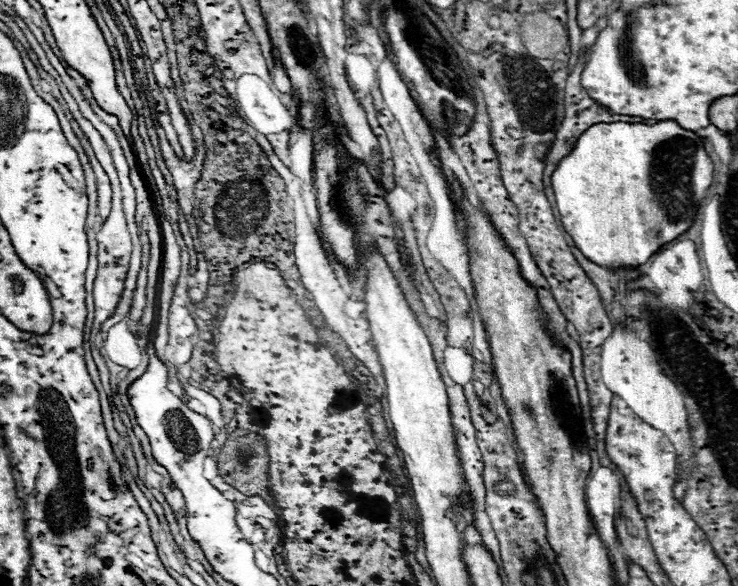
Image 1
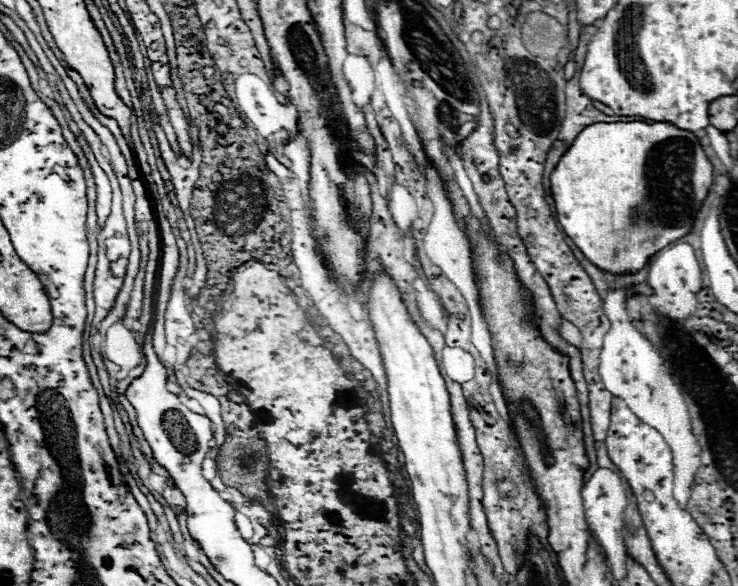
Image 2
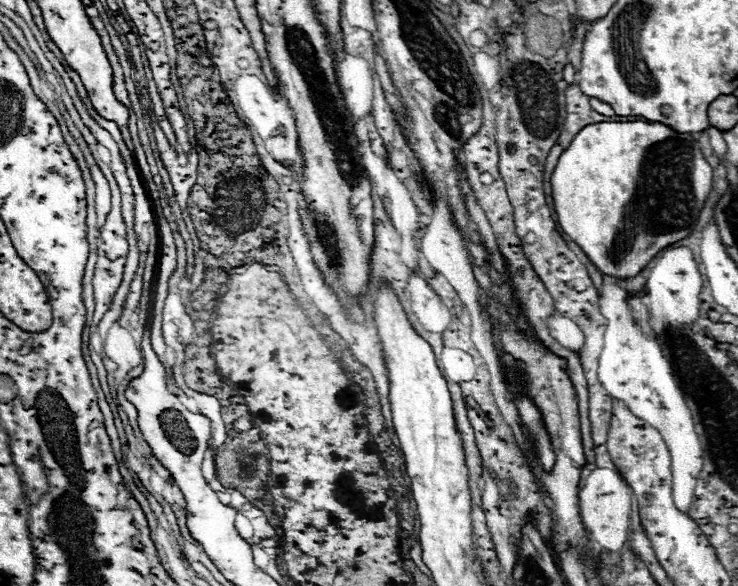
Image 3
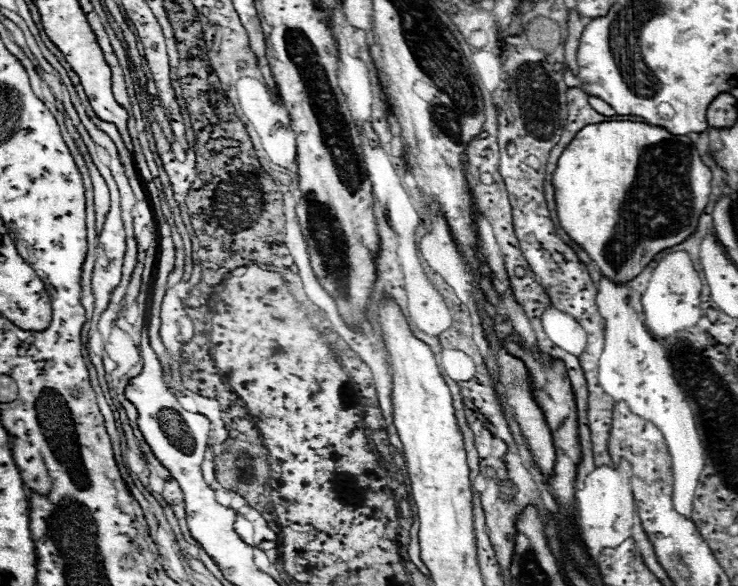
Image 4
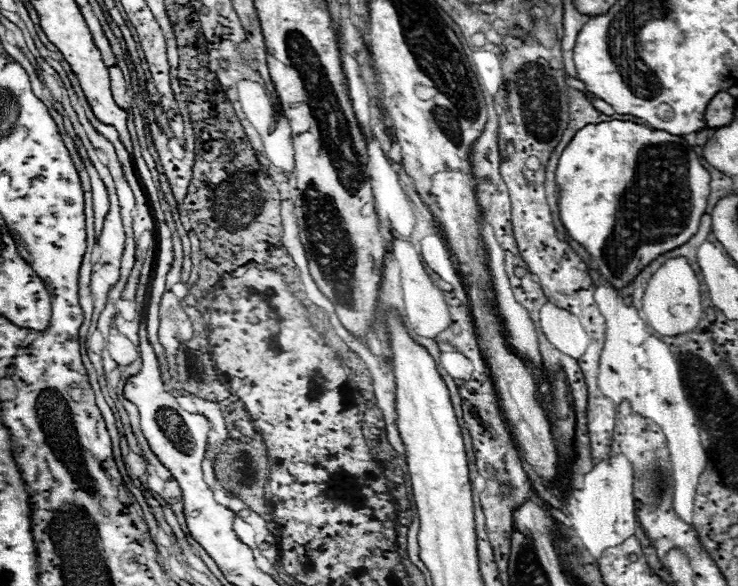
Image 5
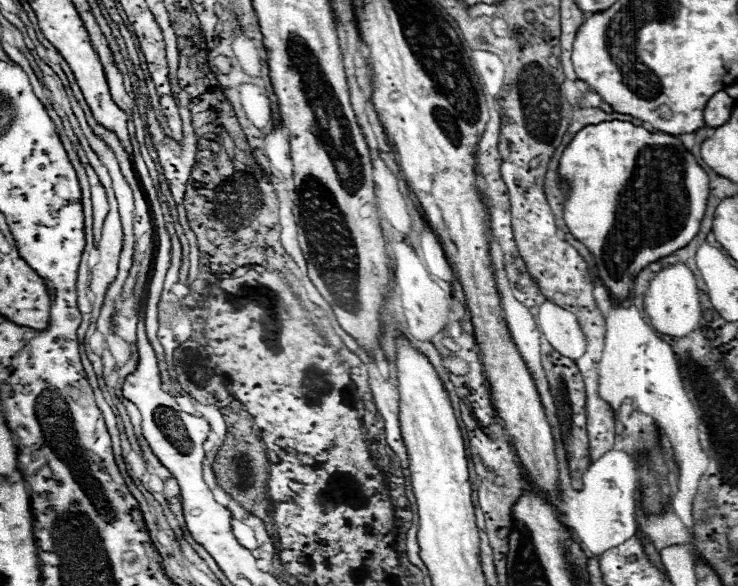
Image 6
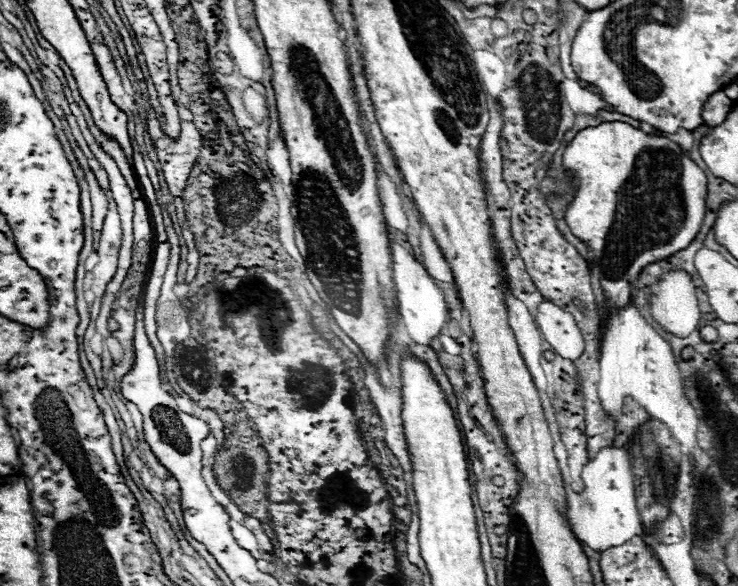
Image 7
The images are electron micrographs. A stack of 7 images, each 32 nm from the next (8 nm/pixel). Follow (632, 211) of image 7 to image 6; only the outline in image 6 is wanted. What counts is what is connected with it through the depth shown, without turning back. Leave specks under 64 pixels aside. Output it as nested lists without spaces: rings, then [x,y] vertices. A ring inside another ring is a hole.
[[[620,120],[576,132],[562,152],[558,176],[566,188],[562,220],[594,256],[600,280],[618,300],[628,298],[630,284],[642,268],[698,234],[710,194],[706,170],[678,138]]]

